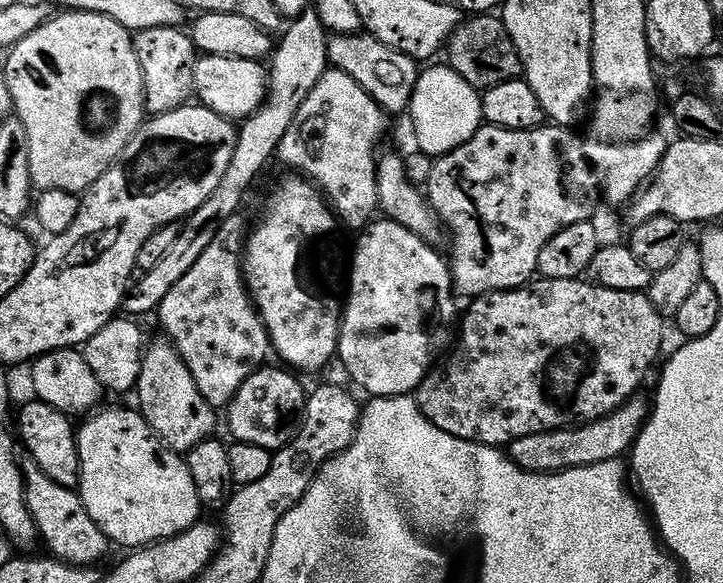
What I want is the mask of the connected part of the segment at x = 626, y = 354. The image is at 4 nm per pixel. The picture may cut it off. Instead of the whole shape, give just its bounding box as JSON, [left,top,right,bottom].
[414,278,665,446]

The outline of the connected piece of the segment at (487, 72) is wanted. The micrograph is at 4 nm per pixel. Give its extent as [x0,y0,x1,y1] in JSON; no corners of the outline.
[446,14,524,90]

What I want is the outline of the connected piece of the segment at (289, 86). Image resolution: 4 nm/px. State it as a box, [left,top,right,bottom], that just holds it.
[122,7,329,318]

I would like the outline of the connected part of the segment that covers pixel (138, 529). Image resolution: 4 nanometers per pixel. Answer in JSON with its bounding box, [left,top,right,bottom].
[76,406,202,550]

